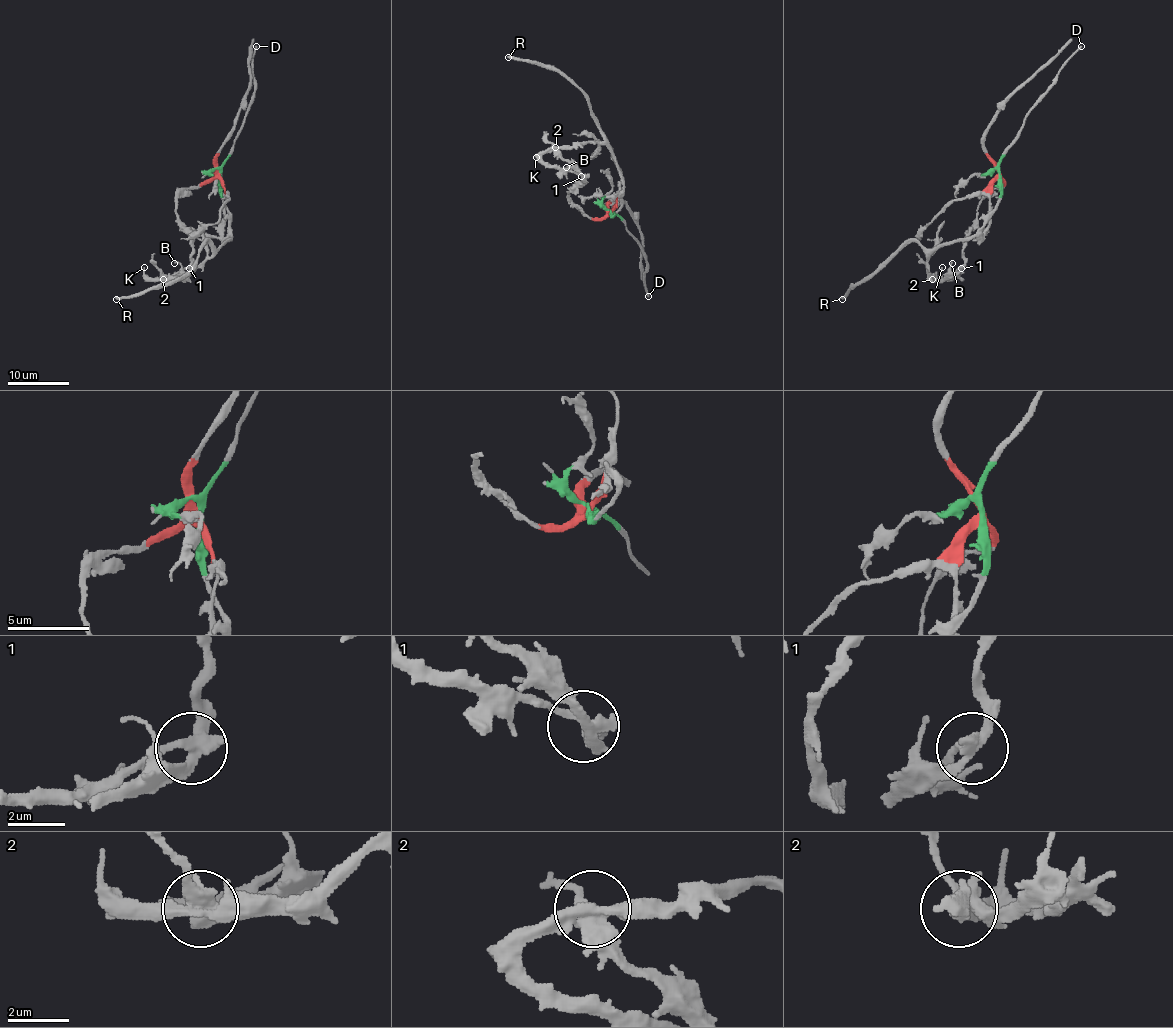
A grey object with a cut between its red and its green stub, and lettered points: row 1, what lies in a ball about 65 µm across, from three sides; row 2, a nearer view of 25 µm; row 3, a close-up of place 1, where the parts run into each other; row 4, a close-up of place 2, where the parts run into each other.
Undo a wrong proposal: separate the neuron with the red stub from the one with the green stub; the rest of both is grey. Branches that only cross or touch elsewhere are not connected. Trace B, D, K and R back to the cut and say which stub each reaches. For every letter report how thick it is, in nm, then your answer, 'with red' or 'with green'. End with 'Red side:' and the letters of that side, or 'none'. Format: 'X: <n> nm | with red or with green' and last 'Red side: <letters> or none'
B: 110 nm | with red
D: 200 nm | with green
K: 150 nm | with green
R: 320 nm | with green
Red side: B

